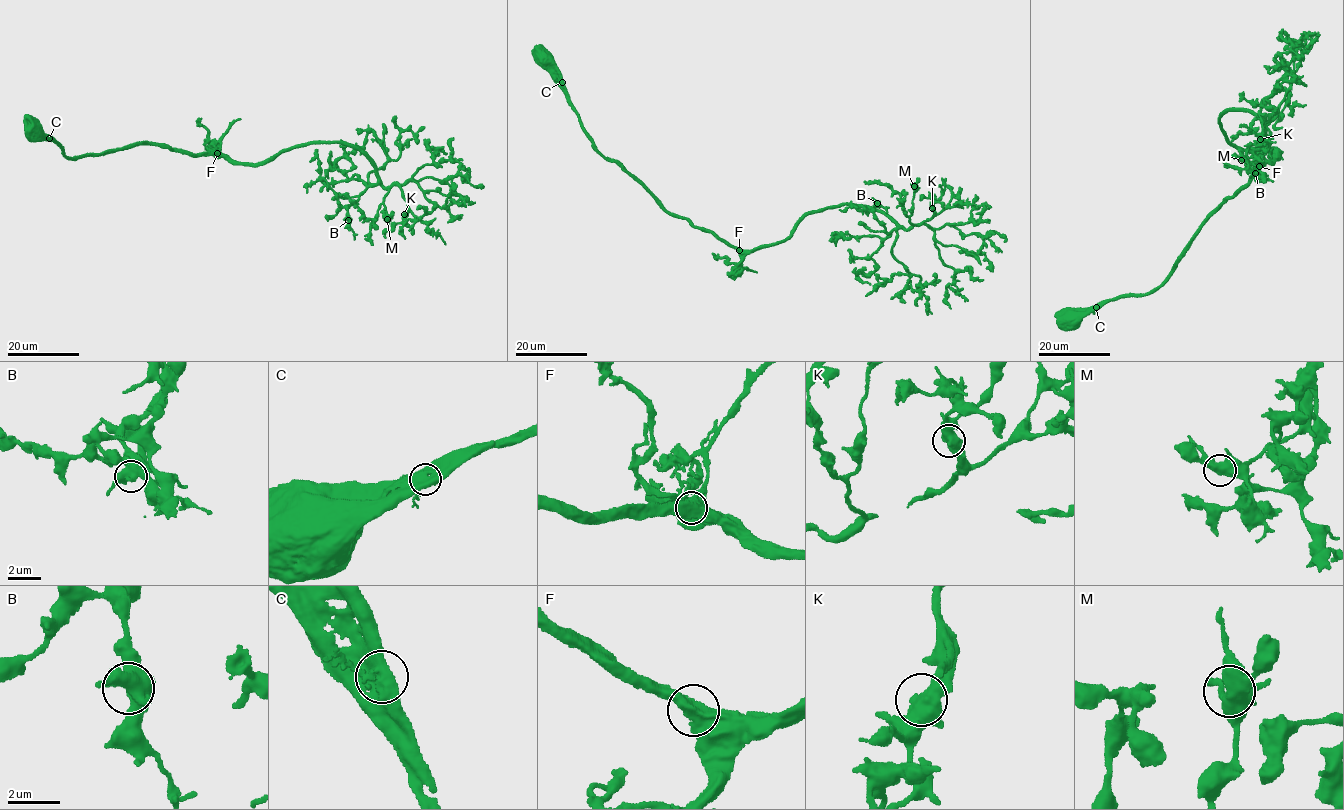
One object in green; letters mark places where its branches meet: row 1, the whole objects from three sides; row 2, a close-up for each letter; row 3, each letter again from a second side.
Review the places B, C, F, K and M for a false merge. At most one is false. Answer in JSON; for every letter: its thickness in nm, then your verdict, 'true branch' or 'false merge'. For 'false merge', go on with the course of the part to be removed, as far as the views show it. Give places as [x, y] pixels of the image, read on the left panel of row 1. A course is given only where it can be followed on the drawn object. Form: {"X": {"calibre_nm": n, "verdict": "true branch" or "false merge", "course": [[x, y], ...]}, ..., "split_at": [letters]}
{"B": {"calibre_nm": 600, "verdict": "true branch"}, "C": {"calibre_nm": 600, "verdict": "true branch"}, "F": {"calibre_nm": 600, "verdict": "true branch"}, "K": {"calibre_nm": 600, "verdict": "true branch"}, "M": {"calibre_nm": 600, "verdict": "true branch"}, "split_at": []}

